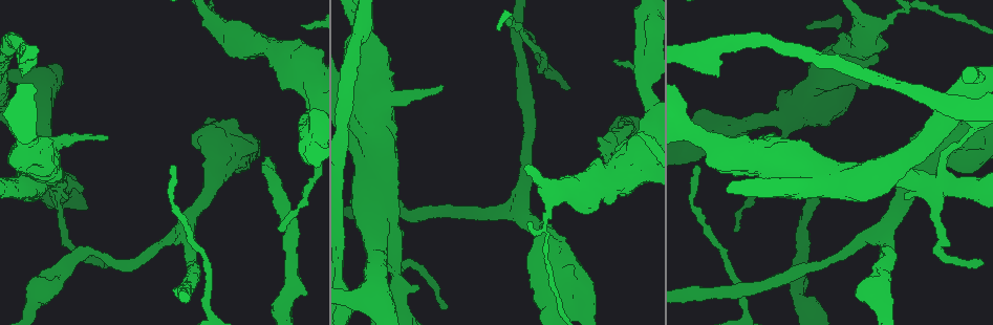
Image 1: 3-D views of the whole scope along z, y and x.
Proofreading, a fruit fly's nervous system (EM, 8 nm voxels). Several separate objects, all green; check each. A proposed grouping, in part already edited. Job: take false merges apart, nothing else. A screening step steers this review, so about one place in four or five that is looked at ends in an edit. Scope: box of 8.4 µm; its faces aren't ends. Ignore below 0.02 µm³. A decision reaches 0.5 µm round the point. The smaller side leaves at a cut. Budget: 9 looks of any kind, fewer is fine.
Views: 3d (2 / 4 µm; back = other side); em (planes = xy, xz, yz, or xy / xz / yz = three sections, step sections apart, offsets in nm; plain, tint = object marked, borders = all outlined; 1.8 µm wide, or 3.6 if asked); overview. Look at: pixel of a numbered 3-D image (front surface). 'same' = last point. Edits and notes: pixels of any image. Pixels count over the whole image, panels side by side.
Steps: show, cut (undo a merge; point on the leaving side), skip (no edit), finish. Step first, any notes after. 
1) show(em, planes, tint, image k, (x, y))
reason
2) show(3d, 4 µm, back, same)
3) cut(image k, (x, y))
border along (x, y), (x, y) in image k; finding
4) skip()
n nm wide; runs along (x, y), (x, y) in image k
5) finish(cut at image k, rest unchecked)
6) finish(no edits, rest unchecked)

show(3d, 2 µm, image 1, (275, 174))
thick turns thin

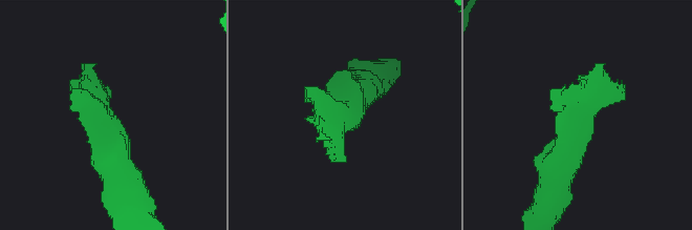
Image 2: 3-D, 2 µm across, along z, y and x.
show(em, xz, step 8, tint, image 2, (105, 122))

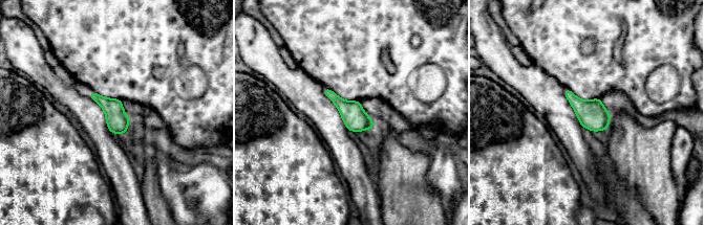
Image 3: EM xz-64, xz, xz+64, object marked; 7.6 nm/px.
show(em, xy, step 8, tint, same)

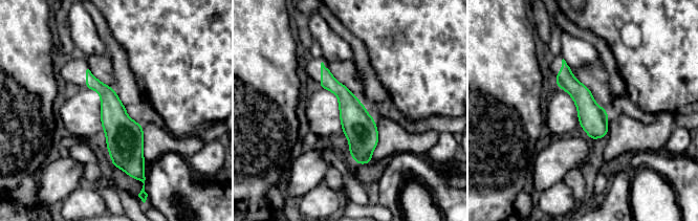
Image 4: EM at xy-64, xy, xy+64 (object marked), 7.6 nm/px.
skip()
runs along (88, 73), (138, 169) in image 4; one neuron here

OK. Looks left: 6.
show(3d, 2 µm, image 1, (902, 11))
a narrow waist

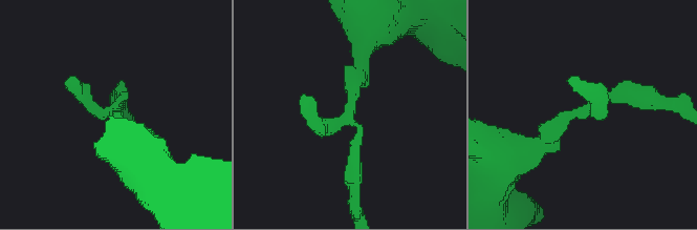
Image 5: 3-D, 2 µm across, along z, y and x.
show(em, 3.6 µm, xy, step 8, tint, image 5, (119, 116))

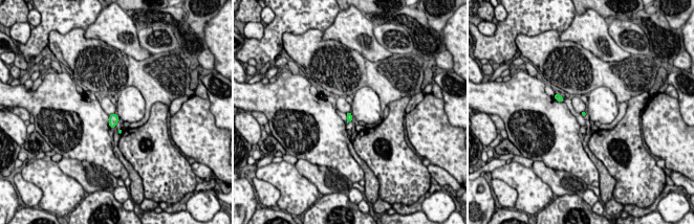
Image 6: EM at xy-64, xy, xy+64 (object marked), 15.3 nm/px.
show(em, 3.6 µm, planes, borders, same)
cut it another way

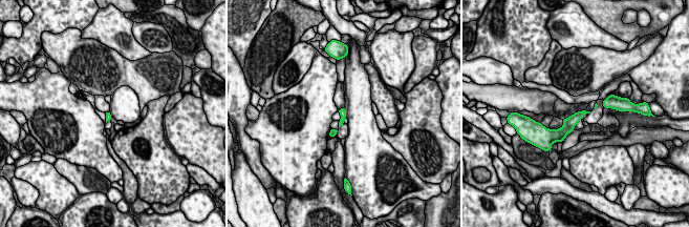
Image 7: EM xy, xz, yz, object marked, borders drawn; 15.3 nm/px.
cut(image 7, (571, 122))
the part that leaves runs along (343, 108), (341, 123), (330, 135) in image 7; a second neuron is stuck on

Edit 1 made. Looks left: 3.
show(3d, 4 µm, image 1, (375, 136))

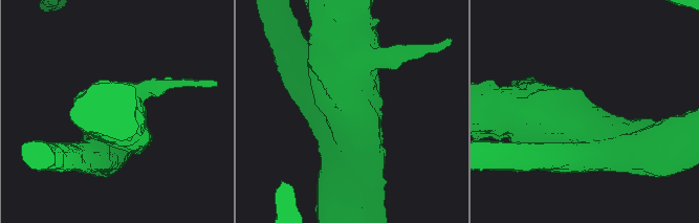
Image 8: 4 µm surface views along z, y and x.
show(em, planes, borders, image 8, (587, 127))

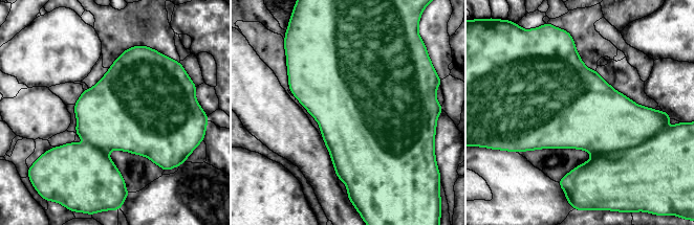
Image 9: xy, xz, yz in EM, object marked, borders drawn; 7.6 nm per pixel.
skip()
650 nm wide; continuous, no second neuron

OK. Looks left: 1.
show(em, planes, tint, image 1, (392, 262))
a fork

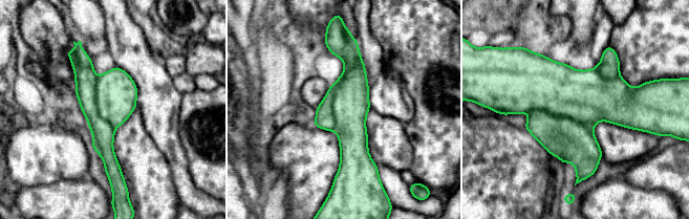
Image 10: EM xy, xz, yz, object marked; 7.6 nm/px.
cut(image 10, (569, 140))
two neurons meet here

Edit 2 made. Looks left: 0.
finish(cut at image 7, cut at image 10, rest unchecked)

